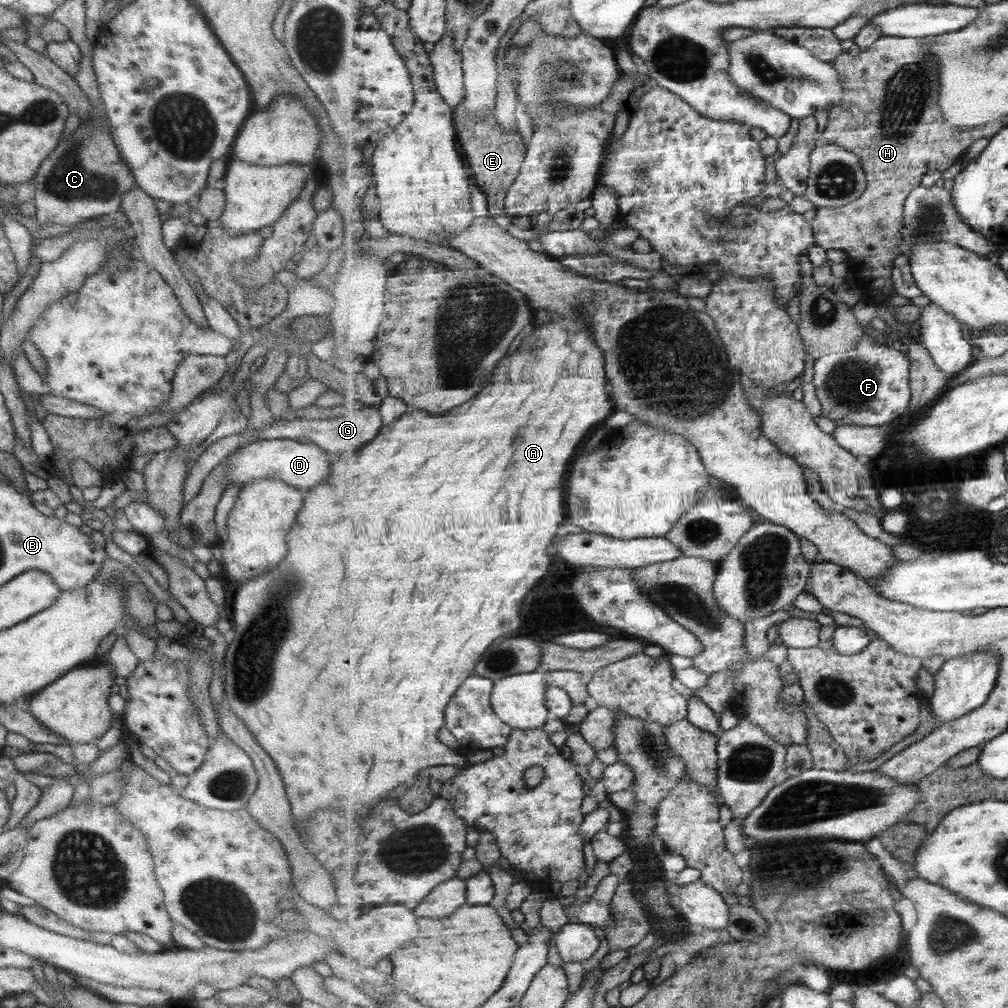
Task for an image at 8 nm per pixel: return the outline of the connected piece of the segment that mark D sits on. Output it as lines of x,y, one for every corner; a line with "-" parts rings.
288,438
257,439
239,447
228,460
227,484
247,484
253,480
281,480
298,491
307,491
324,483
330,473
331,462
324,450
313,443
302,444

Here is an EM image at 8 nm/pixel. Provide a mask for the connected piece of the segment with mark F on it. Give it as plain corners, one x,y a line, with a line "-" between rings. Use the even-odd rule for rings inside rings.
863,334
856,351
826,354
814,362
813,384
821,404
821,414
833,420
837,427
891,427
911,404
911,369
912,360
908,355

